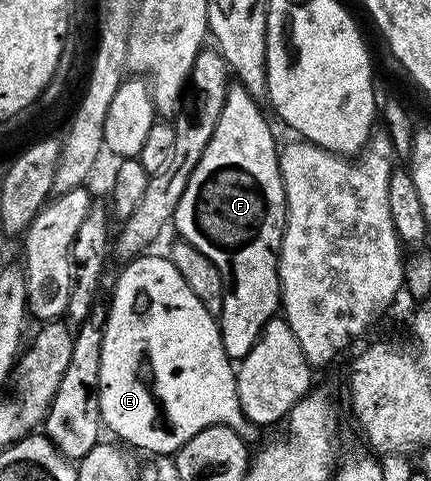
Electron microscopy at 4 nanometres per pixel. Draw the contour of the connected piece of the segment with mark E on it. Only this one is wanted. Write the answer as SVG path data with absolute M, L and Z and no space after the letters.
M145 253L140 258L131 260L125 266L128 268L116 279L116 288L112 291L112 303L107 304L108 320L104 323L100 369L101 420L103 426L107 430L109 427L117 435L117 437L115 436L117 440L125 439L125 441L120 441L127 444L129 448L141 447L142 450L153 451L156 455L171 456L179 447L186 445L186 441L190 441L190 437L194 437L194 433L213 425L223 425L234 429L244 440L252 441L258 431L254 424L243 415L242 405L239 403L238 389L236 388L237 368L234 366L233 360L228 358L226 349L222 345L217 316L211 315L206 309L206 305L202 305L202 301L198 301L198 297L194 297L190 285L186 285L186 281L182 281L182 273L178 273L178 269L174 269L171 258L164 256L163 259L160 255L152 254Z

